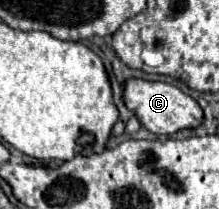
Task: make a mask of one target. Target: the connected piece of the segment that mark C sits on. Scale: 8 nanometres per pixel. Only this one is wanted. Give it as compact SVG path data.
M128 79L124 83L124 93L122 99L126 103L126 107L130 111L136 113L138 121L152 133L158 135L172 135L180 129L188 129L188 127L198 127L202 123L202 109L198 107L198 103L182 93L178 87L170 85L170 83L162 83L162 81L146 81L146 79Z

